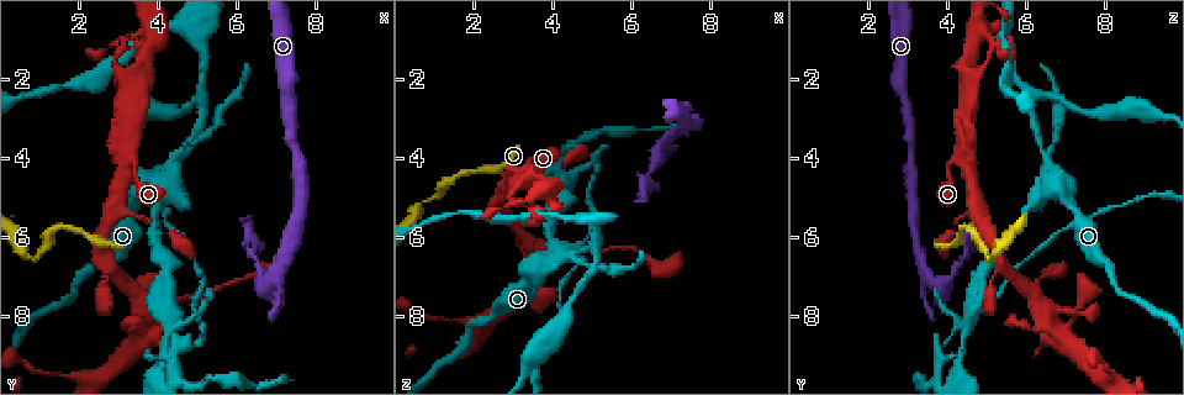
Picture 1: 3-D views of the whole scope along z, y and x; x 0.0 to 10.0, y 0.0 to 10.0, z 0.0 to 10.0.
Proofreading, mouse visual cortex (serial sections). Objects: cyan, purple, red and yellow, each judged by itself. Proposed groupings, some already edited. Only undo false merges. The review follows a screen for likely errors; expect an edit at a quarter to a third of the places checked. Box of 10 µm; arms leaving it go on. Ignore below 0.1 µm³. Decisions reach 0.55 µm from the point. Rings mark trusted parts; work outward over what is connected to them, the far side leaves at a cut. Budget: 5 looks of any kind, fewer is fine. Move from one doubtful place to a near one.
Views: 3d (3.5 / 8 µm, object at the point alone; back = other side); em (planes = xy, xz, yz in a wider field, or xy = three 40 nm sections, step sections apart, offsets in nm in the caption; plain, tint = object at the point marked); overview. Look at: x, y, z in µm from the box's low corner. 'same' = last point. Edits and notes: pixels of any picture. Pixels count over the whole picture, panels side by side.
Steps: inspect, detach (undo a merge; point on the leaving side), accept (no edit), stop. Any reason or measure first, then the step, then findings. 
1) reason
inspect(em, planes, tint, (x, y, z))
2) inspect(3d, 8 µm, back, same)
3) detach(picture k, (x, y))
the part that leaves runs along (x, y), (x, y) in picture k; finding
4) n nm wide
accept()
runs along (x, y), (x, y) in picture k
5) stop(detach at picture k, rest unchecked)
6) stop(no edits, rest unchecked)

thick turns thin
inspect(em, xy, step 3, tint, (2.25, 6.75, 8.20))

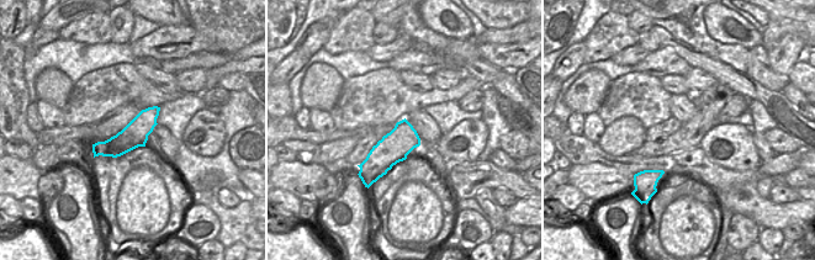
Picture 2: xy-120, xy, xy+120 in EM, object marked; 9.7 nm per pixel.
inspect(3d, 3.5 µm, same)

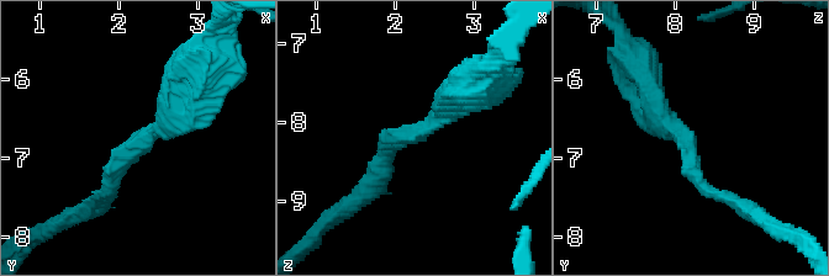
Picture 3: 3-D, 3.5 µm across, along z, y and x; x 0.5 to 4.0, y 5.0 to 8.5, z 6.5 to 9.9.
arms of 200, 350 nm
accept()
all the same cell

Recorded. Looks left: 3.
arms part here
inspect(3d, 8 µm, (4.00, 4.80, 6.40))

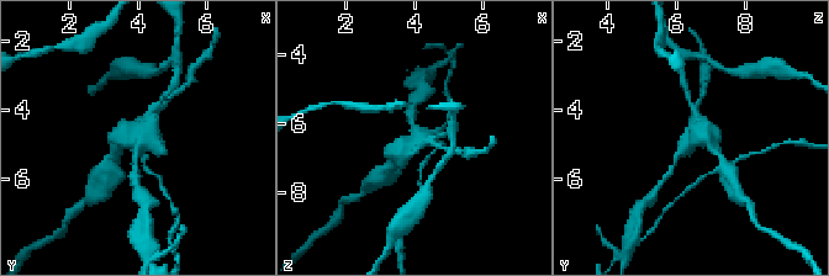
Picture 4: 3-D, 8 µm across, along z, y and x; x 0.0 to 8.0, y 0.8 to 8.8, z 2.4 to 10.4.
inspect(em, xy, step 1, tint, same)

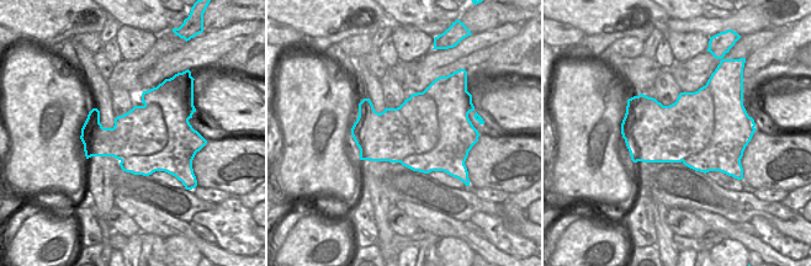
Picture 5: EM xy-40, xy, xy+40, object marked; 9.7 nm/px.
detach(picture 4, (411, 117))
a second cell is stuck on

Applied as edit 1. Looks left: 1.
stop(detach at picture 4, rest unchecked)

